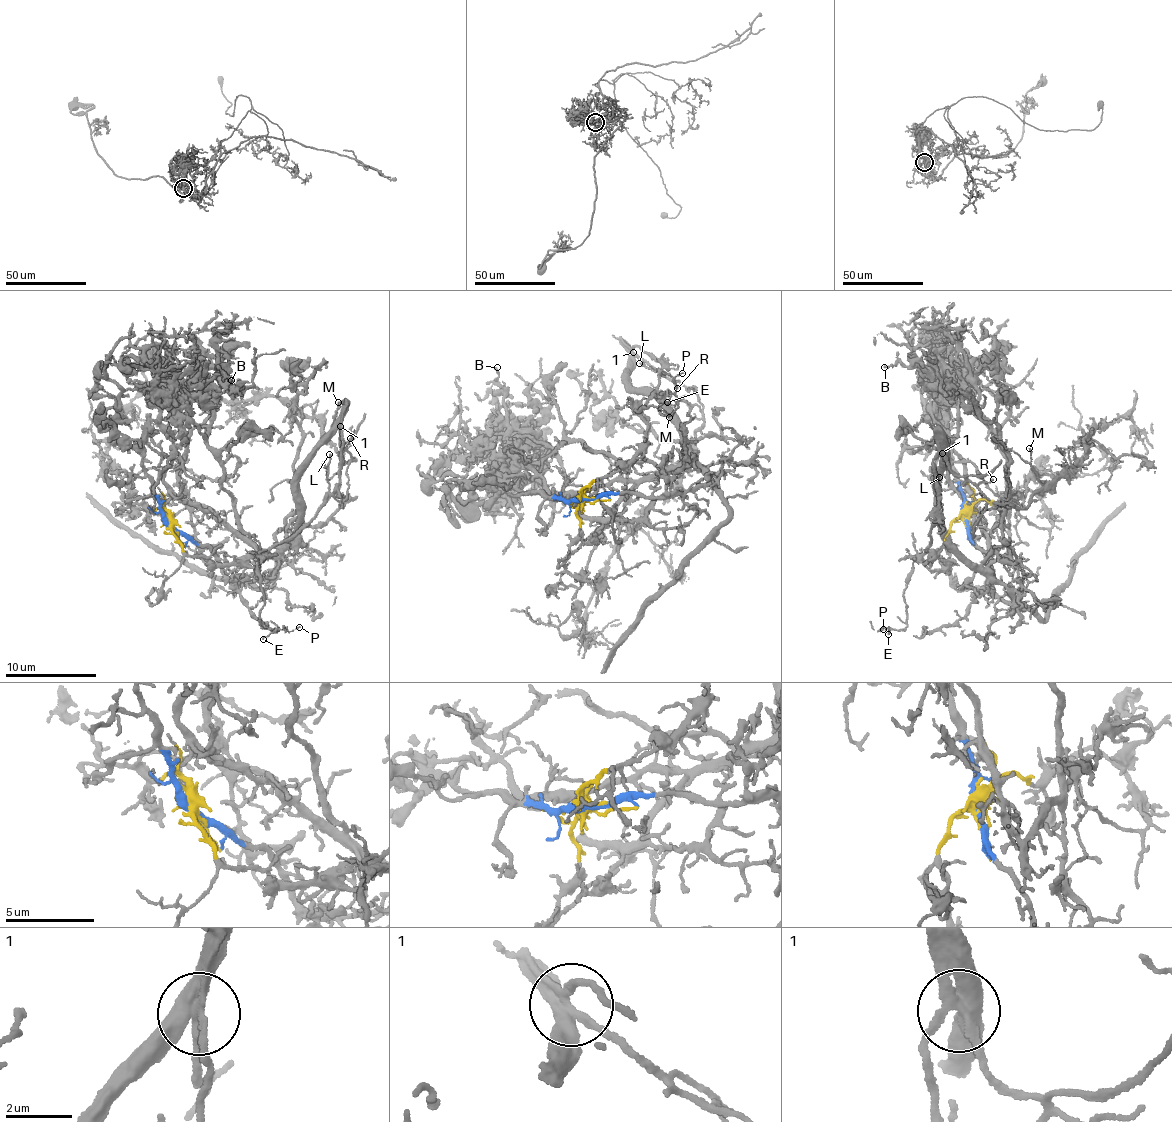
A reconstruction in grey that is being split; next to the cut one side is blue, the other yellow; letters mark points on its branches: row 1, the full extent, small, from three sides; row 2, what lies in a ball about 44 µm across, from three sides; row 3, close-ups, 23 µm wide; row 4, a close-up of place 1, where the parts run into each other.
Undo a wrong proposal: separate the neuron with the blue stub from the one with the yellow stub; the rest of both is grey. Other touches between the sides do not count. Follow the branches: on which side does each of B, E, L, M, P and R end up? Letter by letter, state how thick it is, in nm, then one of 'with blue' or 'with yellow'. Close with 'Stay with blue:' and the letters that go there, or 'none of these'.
B: 190 nm thick; with blue
E: 110 nm thick; with yellow
L: 150 nm thick; with yellow
M: 130 nm thick; with yellow
P: 110 nm thick; with yellow
R: 130 nm thick; with yellow
Stay with blue: B

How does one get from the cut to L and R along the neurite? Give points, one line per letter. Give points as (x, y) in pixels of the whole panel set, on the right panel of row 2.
L: (966, 515), (950, 524), (944, 546), (951, 551), (948, 561), (931, 571), (922, 556), (943, 508), (939, 477)
R: (966, 515), (931, 571), (933, 460), (942, 453), (972, 483), (993, 480)

